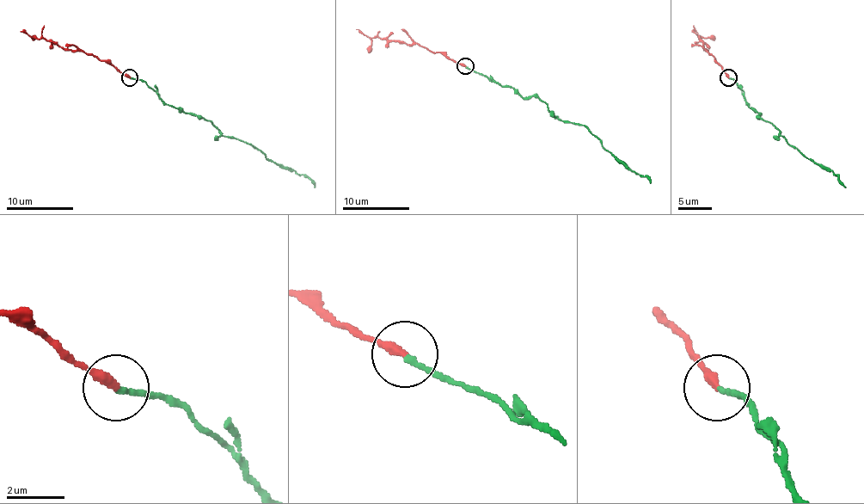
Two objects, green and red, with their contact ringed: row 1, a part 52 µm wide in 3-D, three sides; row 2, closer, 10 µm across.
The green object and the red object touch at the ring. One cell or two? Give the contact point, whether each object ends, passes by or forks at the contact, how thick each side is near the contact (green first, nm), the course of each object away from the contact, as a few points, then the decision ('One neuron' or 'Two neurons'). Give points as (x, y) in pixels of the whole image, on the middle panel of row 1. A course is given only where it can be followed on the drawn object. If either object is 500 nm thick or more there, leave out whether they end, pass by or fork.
Place: (465, 66). At the ring green ends. At the ring red ends. Thickness 180 nm (green) against 320 nm. Course of green: (465, 66), (503, 86), (511, 86), (523, 98), (536, 96), (560, 119), (583, 125), (613, 155), (651, 183). Course of red: (465, 66), (416, 43), (407, 45), (368, 38), (357, 29). One neuron

